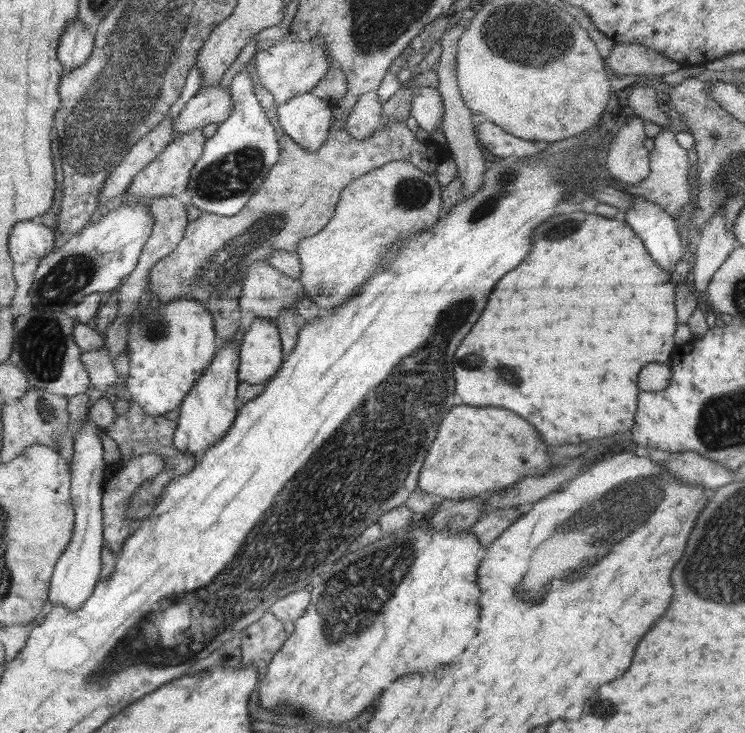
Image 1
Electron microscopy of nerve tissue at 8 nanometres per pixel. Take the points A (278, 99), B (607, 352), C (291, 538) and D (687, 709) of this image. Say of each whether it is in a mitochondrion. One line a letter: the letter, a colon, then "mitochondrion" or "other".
A: other
B: other
C: mitochondrion
D: other

